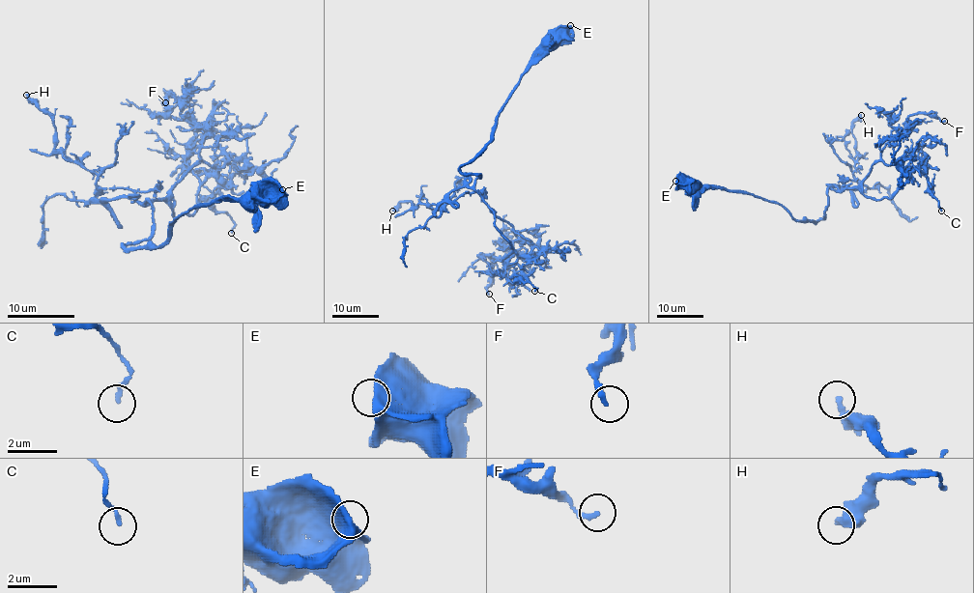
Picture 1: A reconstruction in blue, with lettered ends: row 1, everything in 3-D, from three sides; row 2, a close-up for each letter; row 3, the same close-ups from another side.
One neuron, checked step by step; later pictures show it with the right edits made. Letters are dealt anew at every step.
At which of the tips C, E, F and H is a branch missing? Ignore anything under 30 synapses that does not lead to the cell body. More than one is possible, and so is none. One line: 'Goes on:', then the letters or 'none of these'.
Goes on: none of these

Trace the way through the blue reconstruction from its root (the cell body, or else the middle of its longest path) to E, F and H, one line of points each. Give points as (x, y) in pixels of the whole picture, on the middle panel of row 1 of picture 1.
E: (478, 174), (463, 173), (460, 168), (489, 143), (497, 115), (521, 75), (570, 25)
F: (478, 174), (474, 190), (518, 238), (509, 253), (490, 256), (489, 294)
H: (478, 174), (472, 186), (447, 195), (437, 207), (437, 216), (441, 203), (414, 206), (402, 201), (392, 211)

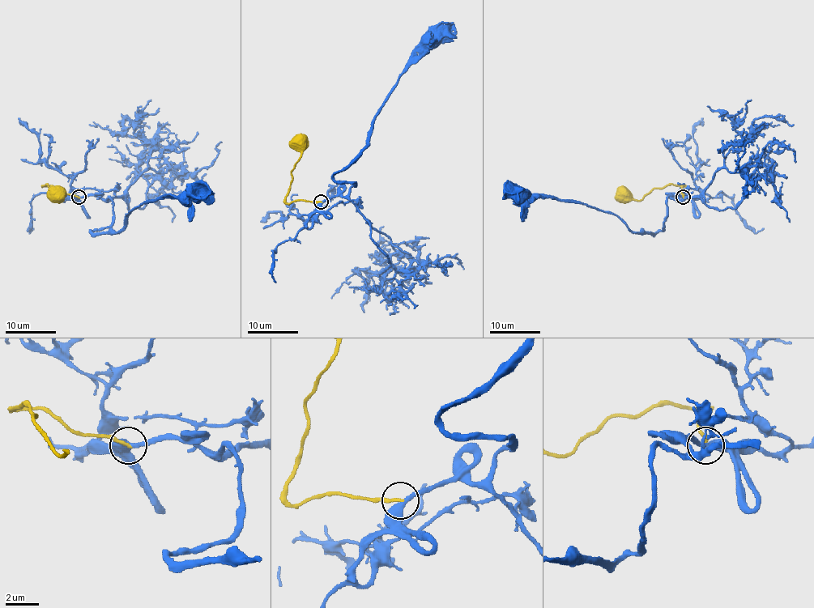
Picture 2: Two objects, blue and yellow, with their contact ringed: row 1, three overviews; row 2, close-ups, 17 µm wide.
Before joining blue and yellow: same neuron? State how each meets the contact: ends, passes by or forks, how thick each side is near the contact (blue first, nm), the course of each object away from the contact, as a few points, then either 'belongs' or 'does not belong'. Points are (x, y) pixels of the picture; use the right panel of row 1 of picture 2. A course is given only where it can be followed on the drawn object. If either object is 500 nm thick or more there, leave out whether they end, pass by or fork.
blue passes by | yellow ends | 360/200 nm | blue via (684, 197), (667, 198), (662, 230), (635, 233), (617, 216), (580, 203), (550, 197), (513, 198), (503, 189) | yellow via (683, 197), (683, 185), (669, 184), (654, 188), (638, 201), (624, 190), (623, 193) | does not belong

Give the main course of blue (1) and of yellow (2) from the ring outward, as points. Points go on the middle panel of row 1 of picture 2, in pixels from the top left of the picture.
1: (320, 203), (346, 197), (355, 185), (333, 176), (364, 148), (373, 118), (398, 76), (452, 22)
2: (320, 201), (286, 201), (292, 180), (291, 172), (301, 154), (292, 143), (299, 142)

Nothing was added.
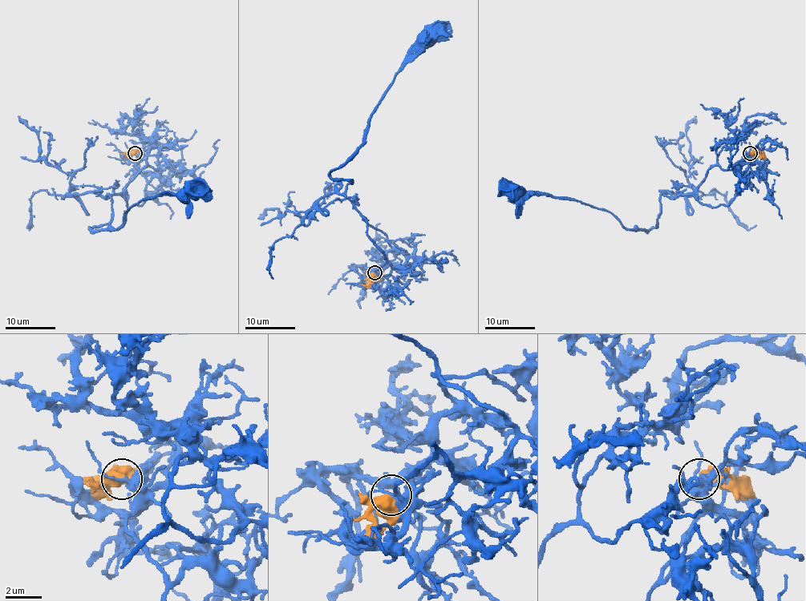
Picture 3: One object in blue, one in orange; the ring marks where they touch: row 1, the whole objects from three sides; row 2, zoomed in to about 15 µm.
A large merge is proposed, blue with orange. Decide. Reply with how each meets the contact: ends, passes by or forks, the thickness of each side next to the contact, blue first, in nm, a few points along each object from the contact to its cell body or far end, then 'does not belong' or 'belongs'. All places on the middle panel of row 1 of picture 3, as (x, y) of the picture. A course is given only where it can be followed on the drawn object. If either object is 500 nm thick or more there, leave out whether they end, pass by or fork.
280/500 nm | blue via (374, 272), (385, 255), (346, 196), (352, 183), (330, 174), (361, 146), (370, 116), (394, 74), (447, 21) | orange via (374, 272), (365, 285), (360, 284) | does not belong

